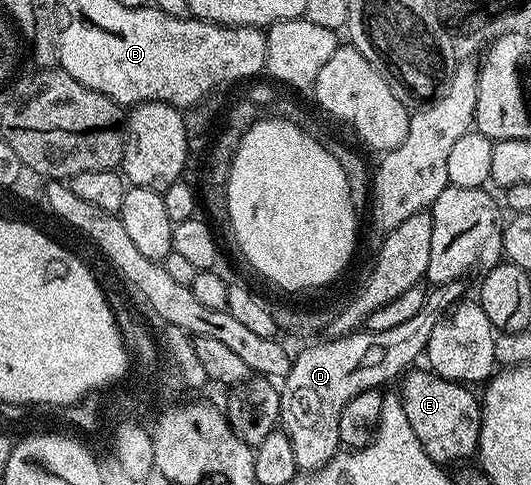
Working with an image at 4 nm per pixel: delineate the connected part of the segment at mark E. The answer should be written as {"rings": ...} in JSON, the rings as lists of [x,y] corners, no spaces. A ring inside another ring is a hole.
{"rings":[[[416,368],[408,372],[402,378],[401,396],[405,415],[409,418],[409,423],[413,427],[413,435],[417,435],[419,442],[425,447],[429,459],[442,467],[450,467],[454,461],[463,461],[466,457],[474,458],[479,447],[479,432],[483,422],[483,410],[478,396],[470,393],[472,391],[466,384],[460,381],[447,381],[426,368]]]}

